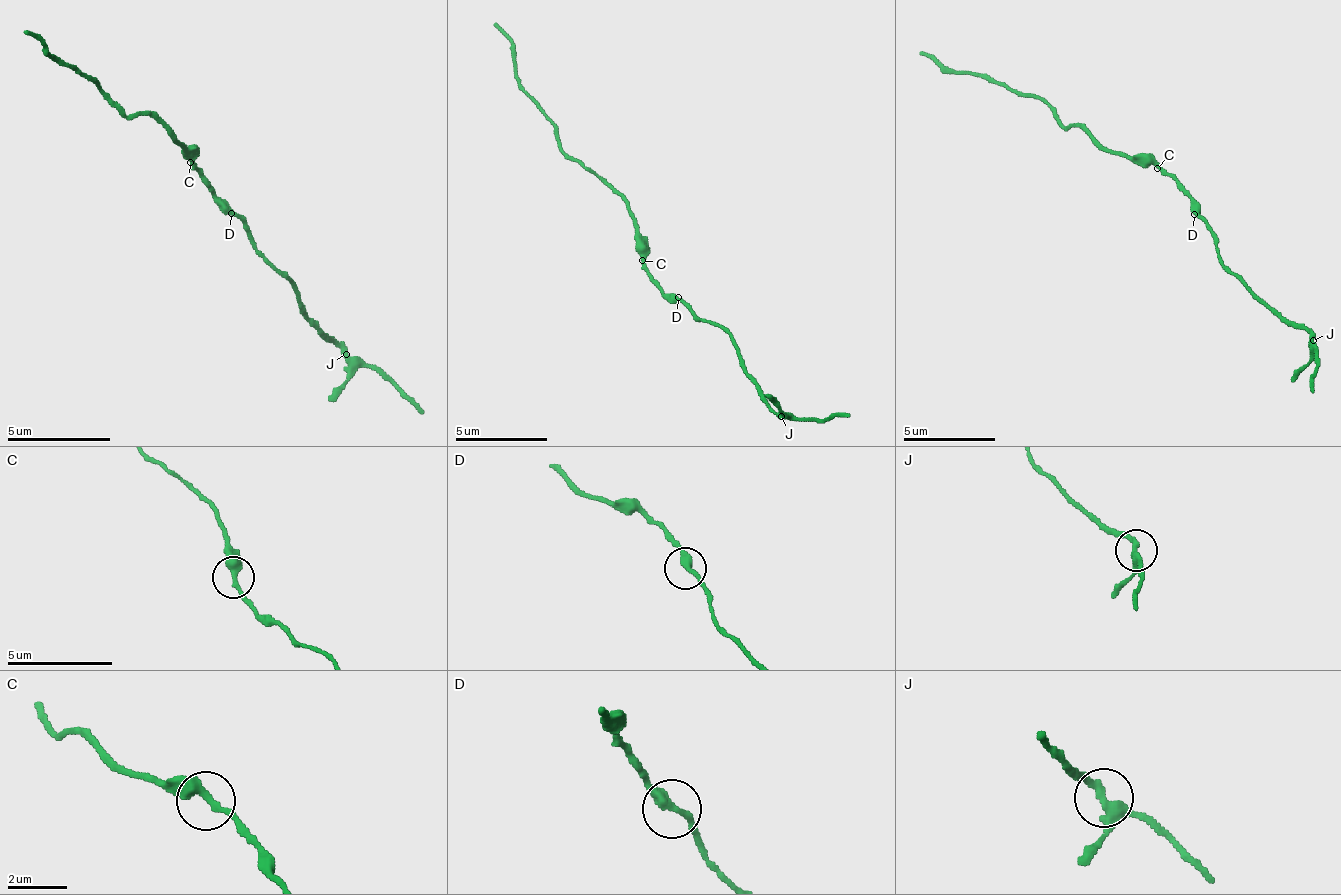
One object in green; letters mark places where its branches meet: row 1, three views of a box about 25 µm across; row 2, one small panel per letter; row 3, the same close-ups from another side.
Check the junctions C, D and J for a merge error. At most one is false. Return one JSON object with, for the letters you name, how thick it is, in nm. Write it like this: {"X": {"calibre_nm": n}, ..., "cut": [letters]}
{"J": {"calibre_nm": 280}, "cut": ["J"]}

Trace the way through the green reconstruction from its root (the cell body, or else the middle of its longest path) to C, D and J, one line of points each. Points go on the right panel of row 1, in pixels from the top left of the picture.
C: (1171, 178), (1157, 168)
D: (1171, 178), (1190, 201), (1190, 210), (1194, 214)
J: (1171, 178), (1208, 224), (1217, 256), (1259, 297), (1282, 316), (1295, 320), (1314, 339)

